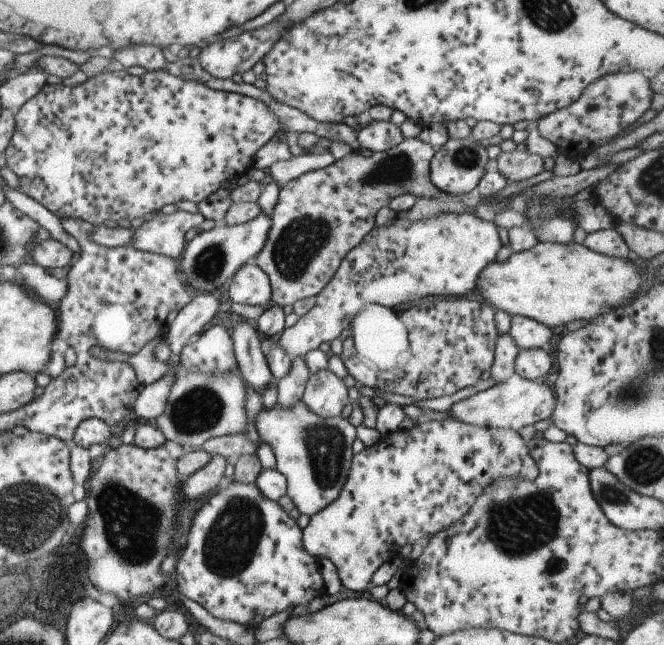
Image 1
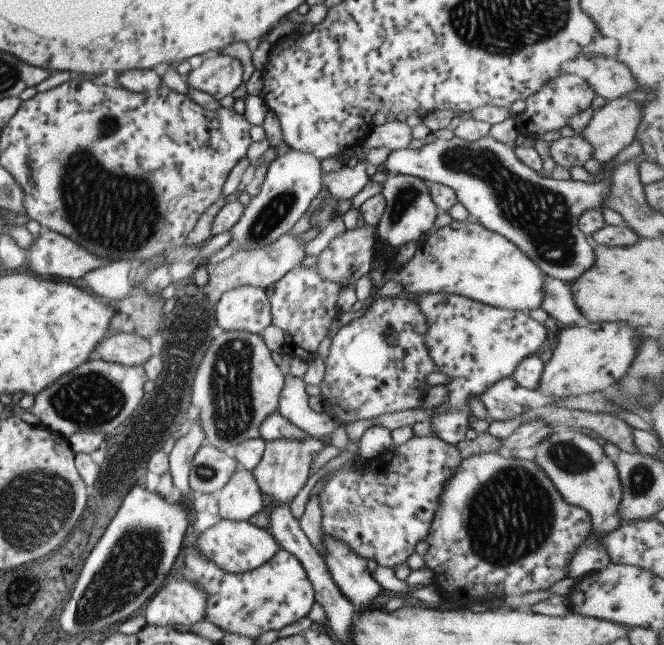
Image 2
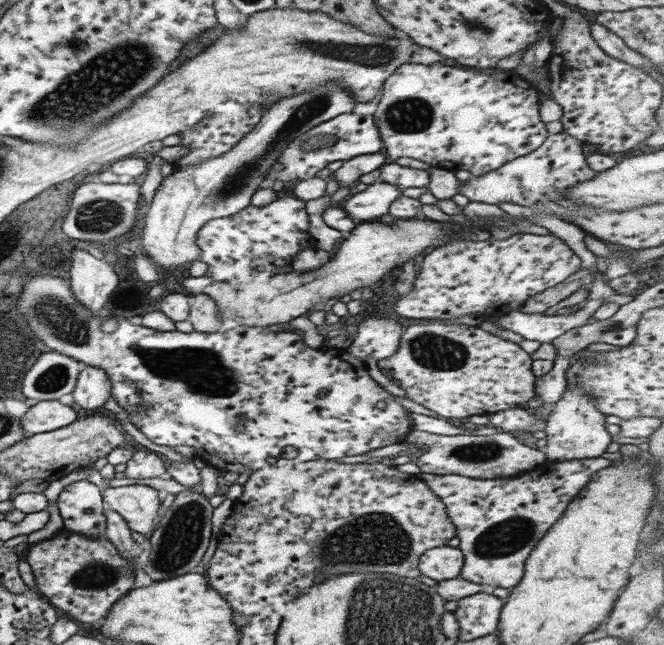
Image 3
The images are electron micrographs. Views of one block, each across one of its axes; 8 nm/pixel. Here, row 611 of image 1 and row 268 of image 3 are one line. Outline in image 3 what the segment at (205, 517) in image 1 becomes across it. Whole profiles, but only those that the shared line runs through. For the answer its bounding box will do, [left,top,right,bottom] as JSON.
[195,196,315,282]

